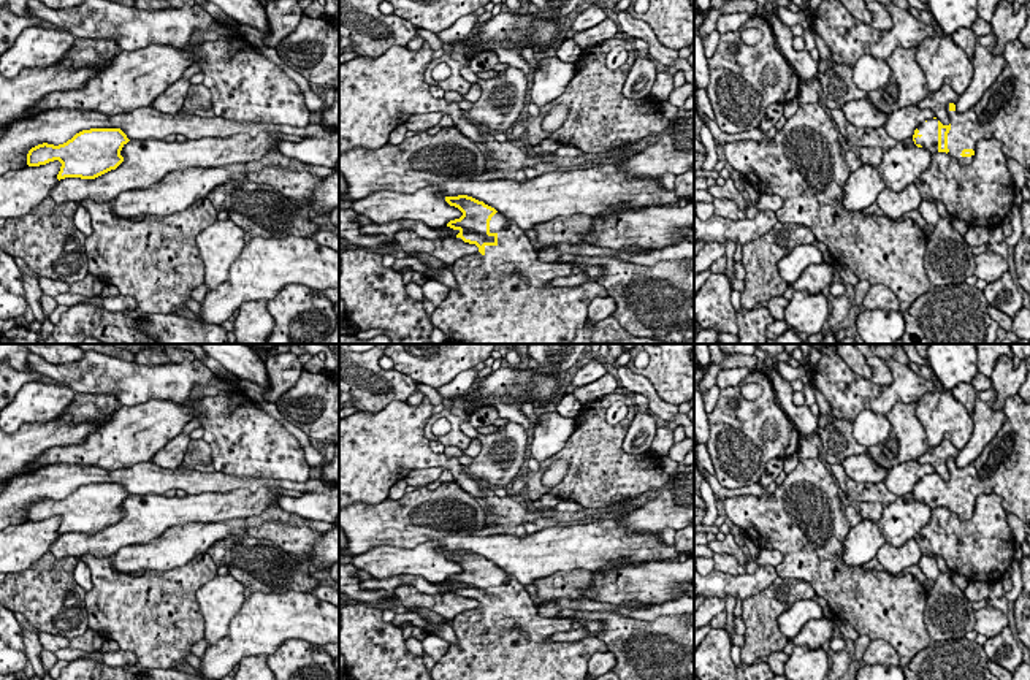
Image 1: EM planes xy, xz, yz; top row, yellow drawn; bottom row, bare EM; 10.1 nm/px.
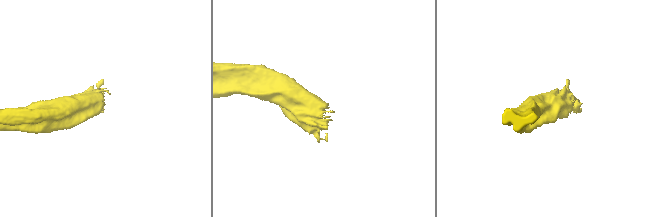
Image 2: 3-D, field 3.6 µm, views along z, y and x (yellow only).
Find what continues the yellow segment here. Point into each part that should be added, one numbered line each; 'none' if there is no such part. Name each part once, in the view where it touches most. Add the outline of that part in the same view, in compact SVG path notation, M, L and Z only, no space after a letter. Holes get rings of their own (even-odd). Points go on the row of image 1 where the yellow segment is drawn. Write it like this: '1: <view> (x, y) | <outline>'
1: xz (506, 297) | M499 212L490 220L490 233L498 235L496 246L485 246L483 255L467 255L452 266L458 287L450 288L431 314L433 325L445 334L447 344L570 344L575 333L585 328L589 303L596 296L608 296L607 288L593 279L578 287L553 287L553 279L572 273L572 263L539 260L525 230Z

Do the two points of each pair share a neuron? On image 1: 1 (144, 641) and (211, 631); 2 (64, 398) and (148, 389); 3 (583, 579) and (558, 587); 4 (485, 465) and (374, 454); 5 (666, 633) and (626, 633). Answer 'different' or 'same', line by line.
1: different
2: different
3: same
4: different
5: same

